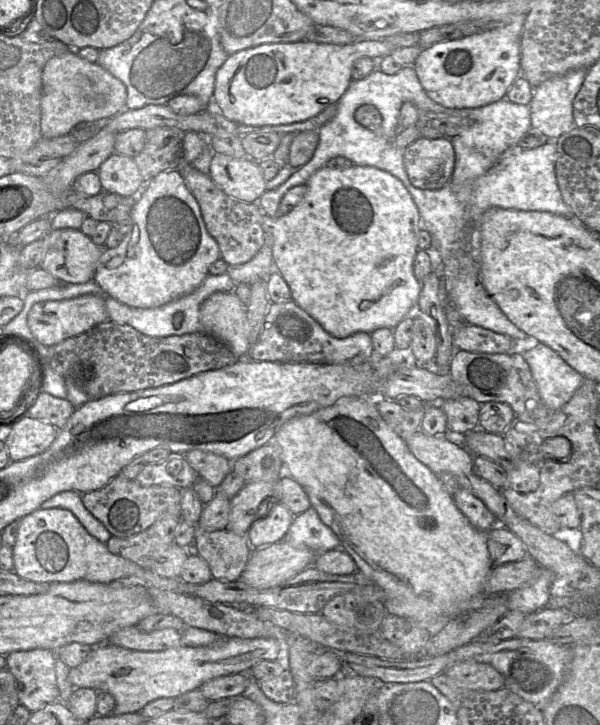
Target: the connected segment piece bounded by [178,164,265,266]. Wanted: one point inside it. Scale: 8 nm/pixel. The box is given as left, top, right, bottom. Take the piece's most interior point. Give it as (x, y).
(236, 226)

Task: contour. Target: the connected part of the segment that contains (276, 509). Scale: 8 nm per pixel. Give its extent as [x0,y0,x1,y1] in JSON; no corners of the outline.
[248,503,294,547]

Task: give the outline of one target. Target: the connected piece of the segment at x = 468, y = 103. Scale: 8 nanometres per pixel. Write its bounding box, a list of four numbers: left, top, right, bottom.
[413,15,527,109]

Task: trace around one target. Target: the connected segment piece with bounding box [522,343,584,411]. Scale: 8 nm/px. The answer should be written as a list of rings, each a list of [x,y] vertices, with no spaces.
[[[539,343],[522,356],[530,367],[542,402],[551,411],[564,406],[584,382],[579,372],[545,344]]]

